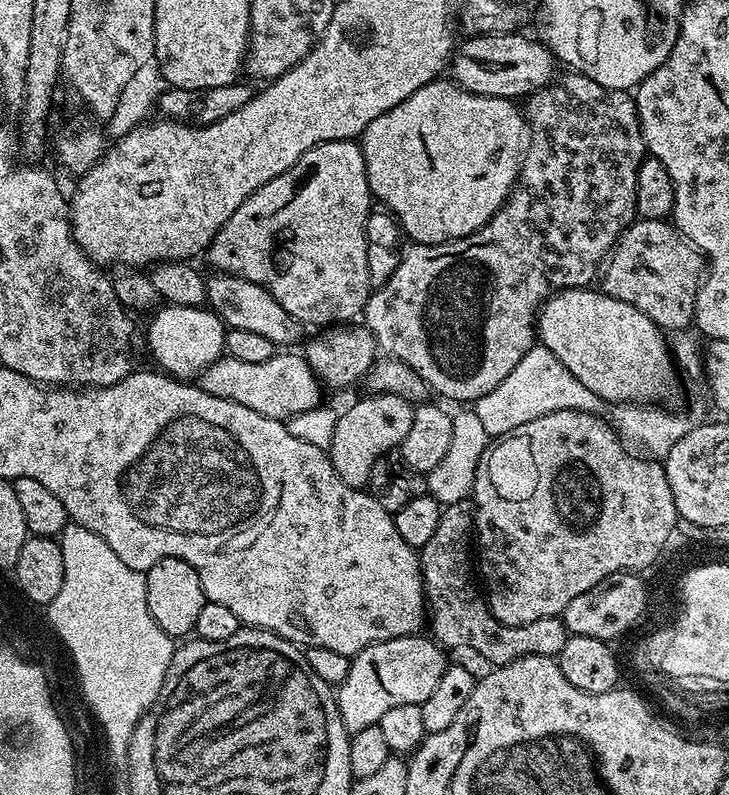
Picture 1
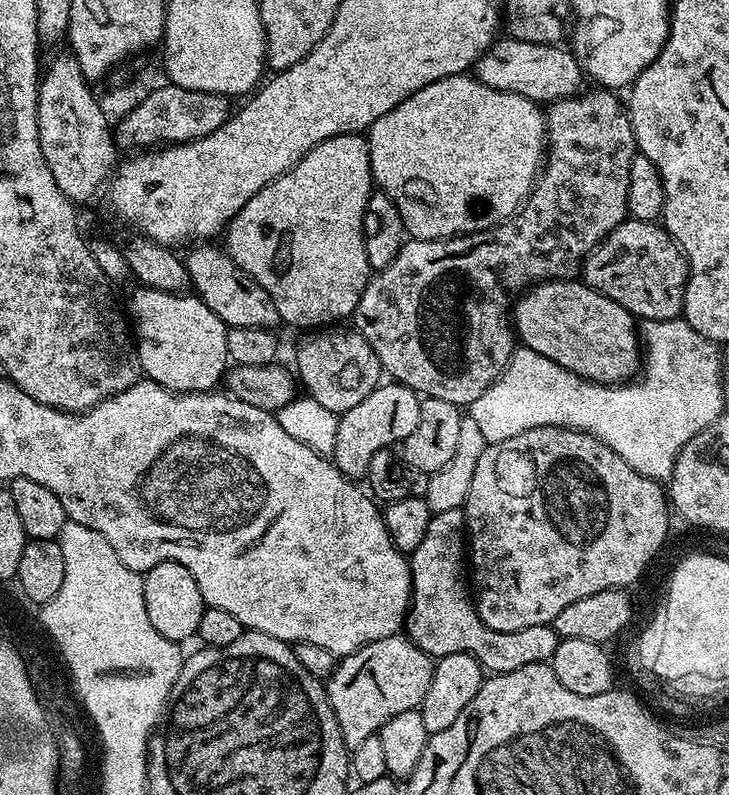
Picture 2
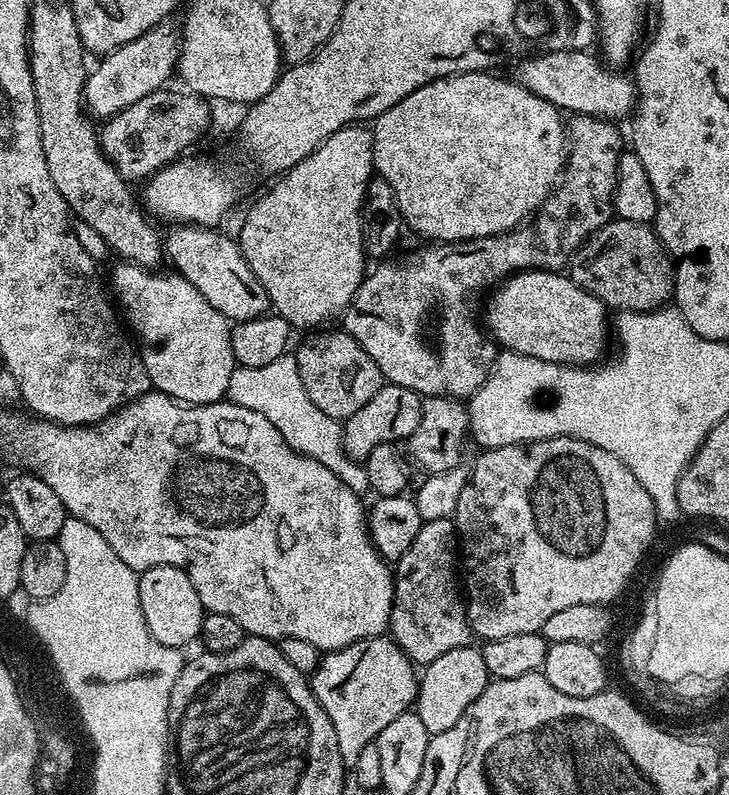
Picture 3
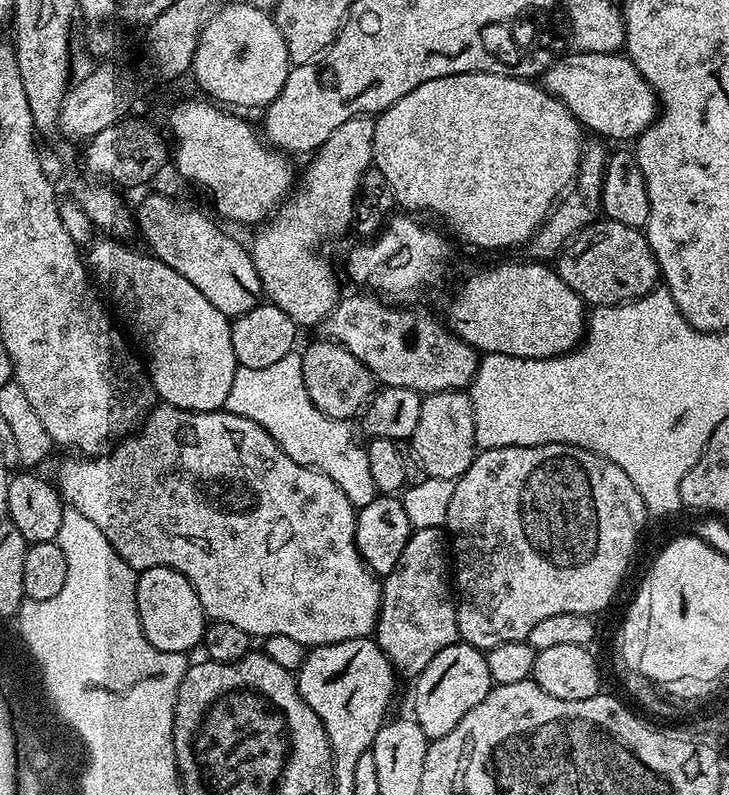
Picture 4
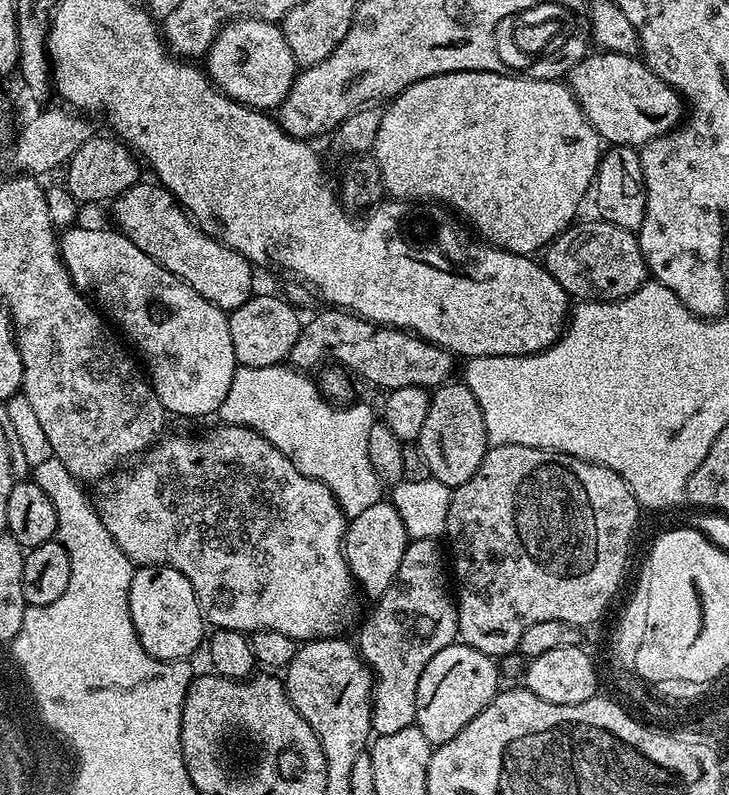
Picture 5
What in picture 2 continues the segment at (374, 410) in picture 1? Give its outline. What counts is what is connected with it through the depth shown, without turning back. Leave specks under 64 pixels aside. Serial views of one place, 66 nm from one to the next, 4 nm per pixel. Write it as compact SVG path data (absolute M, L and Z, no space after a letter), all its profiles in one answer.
M384 382L367 394L358 406L340 414L338 438L331 454L337 470L353 482L367 477L370 461L374 459L374 454L378 454L378 450L399 445L410 434L414 434L414 426L418 426L420 401L421 397L413 388L395 382Z

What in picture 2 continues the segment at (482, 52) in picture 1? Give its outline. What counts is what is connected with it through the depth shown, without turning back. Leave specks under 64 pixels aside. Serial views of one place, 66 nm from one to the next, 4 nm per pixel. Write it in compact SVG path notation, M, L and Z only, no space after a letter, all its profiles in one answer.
M511 38L497 39L491 49L476 59L474 75L486 86L503 92L522 94L526 98L547 106L553 100L575 96L585 83L586 73L576 56L560 44L535 44Z

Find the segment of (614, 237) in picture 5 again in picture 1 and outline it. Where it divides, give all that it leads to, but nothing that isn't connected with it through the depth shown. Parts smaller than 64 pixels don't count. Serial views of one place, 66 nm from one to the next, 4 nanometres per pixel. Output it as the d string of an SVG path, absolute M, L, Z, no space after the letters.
M637 218L608 253L598 284L610 298L630 302L634 310L642 310L660 329L676 334L693 323L696 295L705 271L704 257L668 220Z

